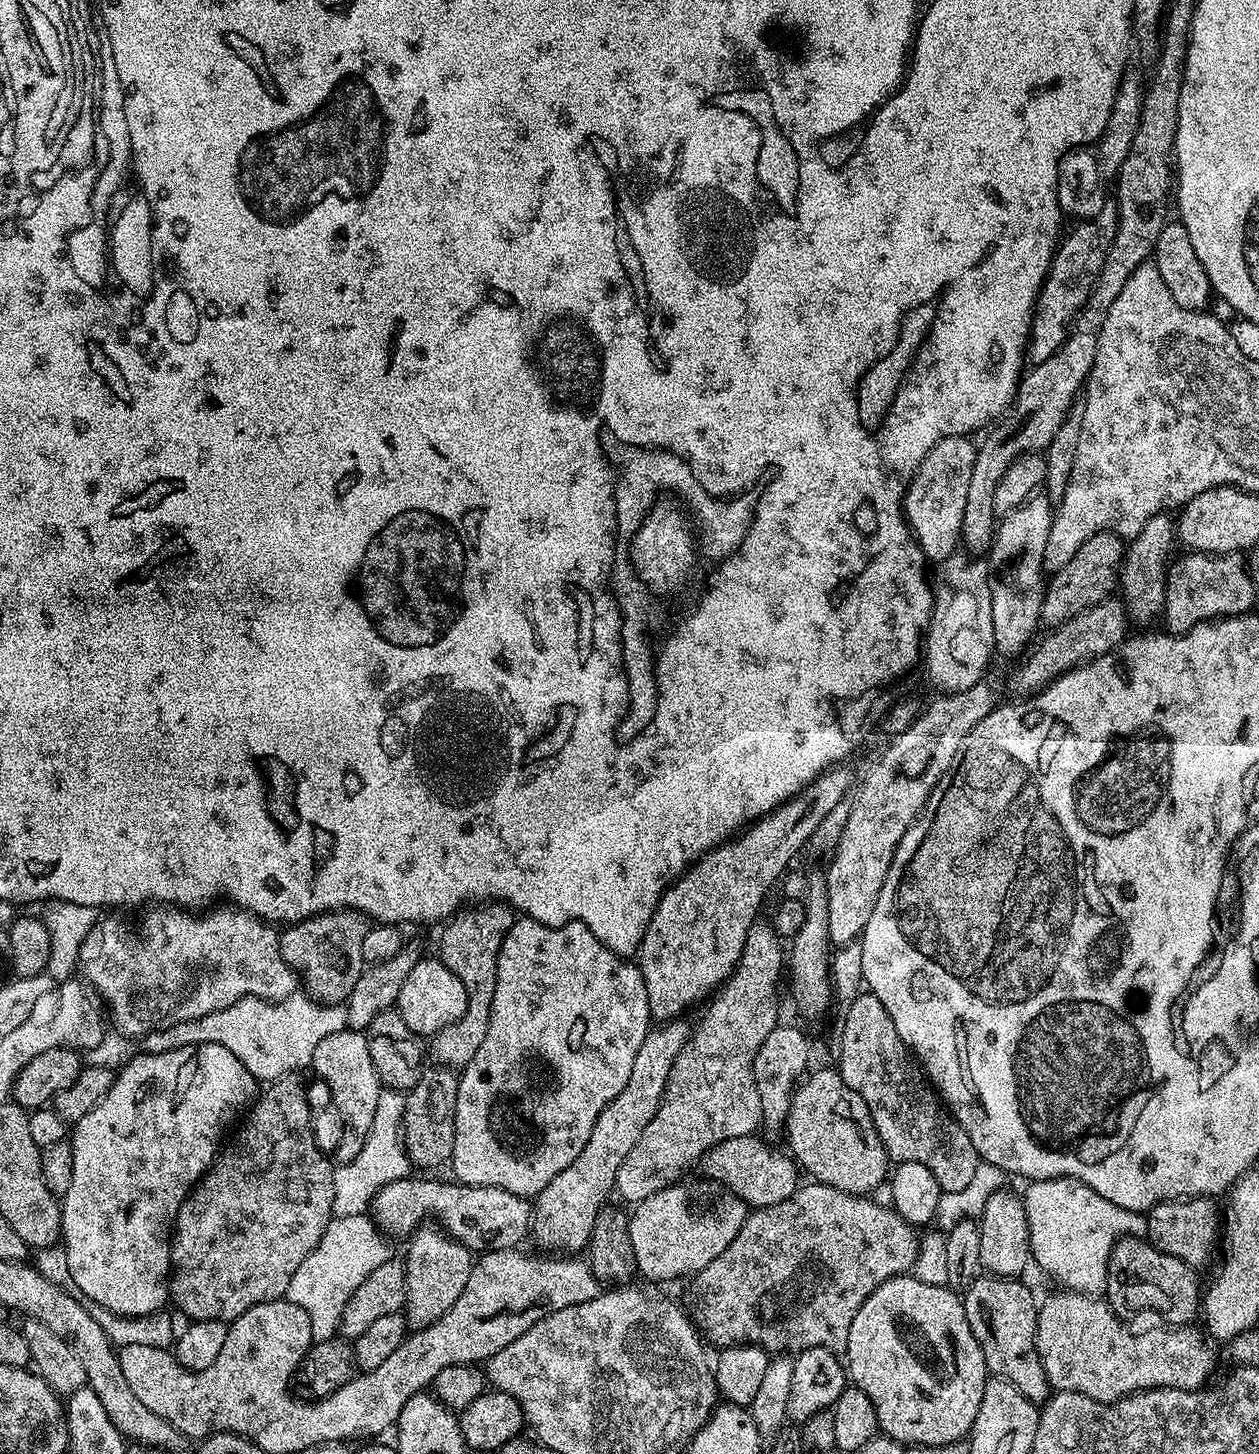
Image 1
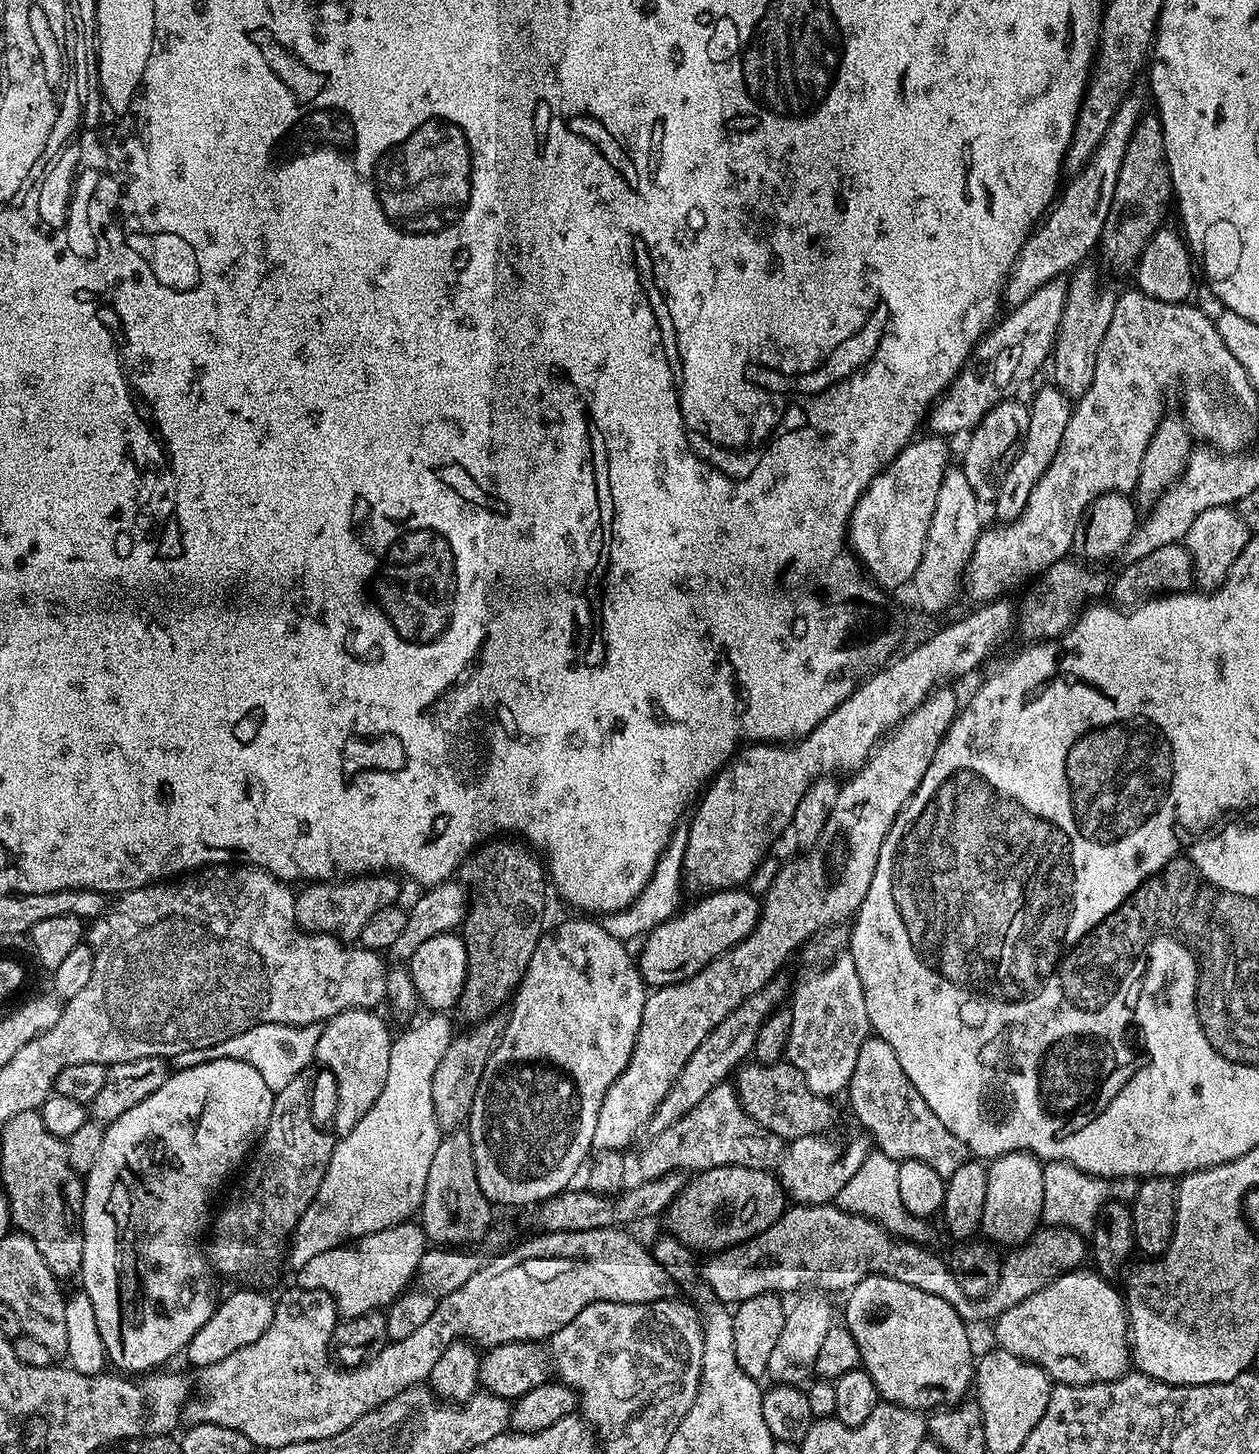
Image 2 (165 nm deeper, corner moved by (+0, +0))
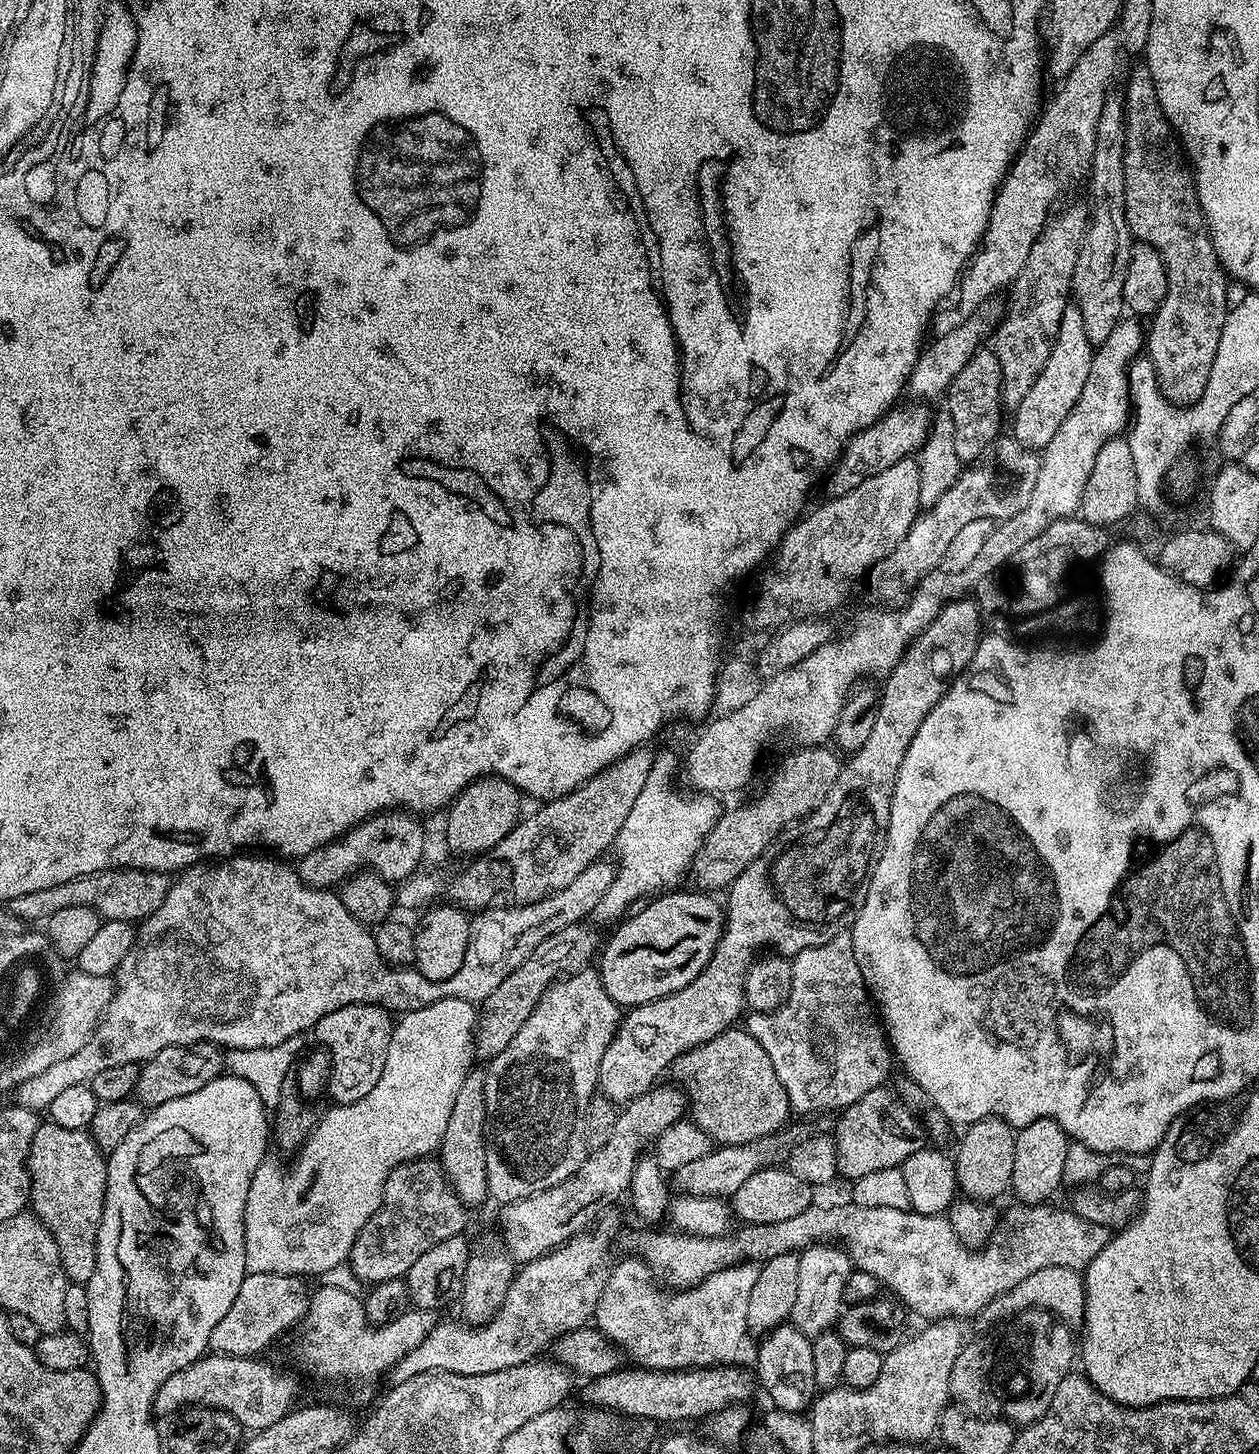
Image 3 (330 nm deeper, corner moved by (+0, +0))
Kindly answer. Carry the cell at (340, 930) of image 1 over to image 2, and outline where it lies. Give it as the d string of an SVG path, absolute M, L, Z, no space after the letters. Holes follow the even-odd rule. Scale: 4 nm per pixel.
M365 874L331 882L305 883L301 887L304 889L295 893L294 918L296 919L296 925L303 928L305 932L339 934L345 941L355 941L359 937L362 926L366 926L366 922L370 922L370 918L374 918L374 914L378 910L393 907L399 901L396 899L400 896L400 884L395 879L399 880L392 874Z

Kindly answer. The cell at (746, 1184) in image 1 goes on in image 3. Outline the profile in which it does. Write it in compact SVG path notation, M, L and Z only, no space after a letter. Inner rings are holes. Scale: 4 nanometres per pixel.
M888 1086L862 1094L858 1102L843 1109L834 1131L837 1173L845 1176L848 1182L855 1182L858 1178L866 1178L866 1174L874 1174L874 1170L899 1168L910 1154L925 1147L926 1129L921 1117L912 1112L915 1111Z

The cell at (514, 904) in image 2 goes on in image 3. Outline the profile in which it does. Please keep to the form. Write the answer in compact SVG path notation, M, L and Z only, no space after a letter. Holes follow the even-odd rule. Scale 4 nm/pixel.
M486 776L467 784L446 809L448 821L444 824L444 840L449 850L483 854L502 842L522 819L520 799L520 789L501 776Z

